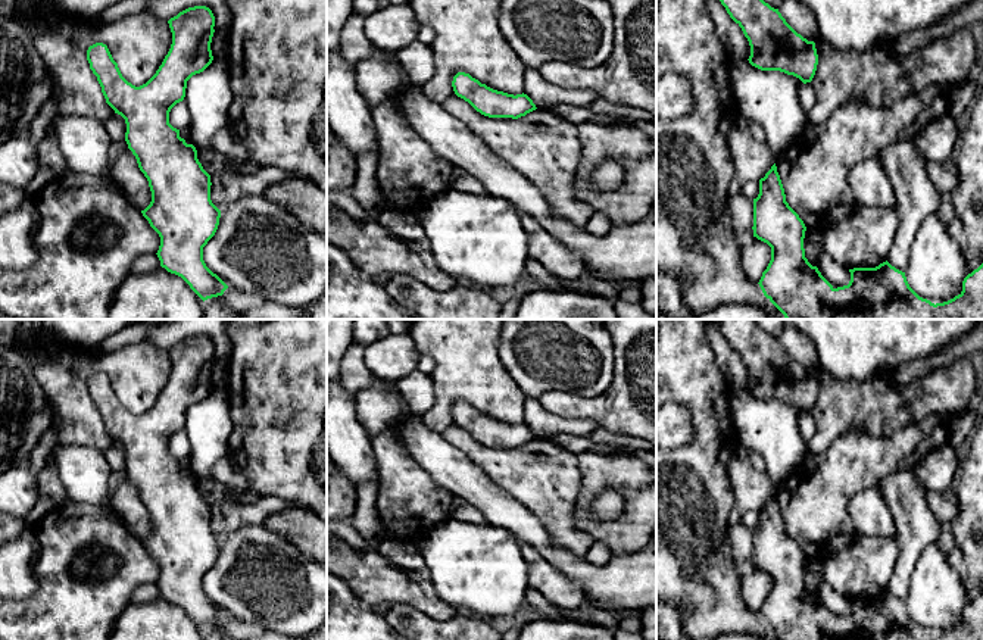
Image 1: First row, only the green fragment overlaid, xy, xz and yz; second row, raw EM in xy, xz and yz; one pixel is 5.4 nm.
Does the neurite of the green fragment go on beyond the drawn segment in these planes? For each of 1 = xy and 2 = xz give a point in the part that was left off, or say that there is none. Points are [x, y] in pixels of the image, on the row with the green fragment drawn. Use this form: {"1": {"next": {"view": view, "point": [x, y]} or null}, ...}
{"1": {"next": null}, "2": {"next": null}}

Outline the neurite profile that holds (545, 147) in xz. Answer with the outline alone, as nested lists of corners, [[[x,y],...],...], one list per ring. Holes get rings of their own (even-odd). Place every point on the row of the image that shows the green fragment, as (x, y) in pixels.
[[[456,94],[446,99],[441,107],[530,179],[556,216],[586,228],[595,209],[577,197],[574,187],[581,159],[577,124],[549,109],[536,109],[518,119],[489,118]]]

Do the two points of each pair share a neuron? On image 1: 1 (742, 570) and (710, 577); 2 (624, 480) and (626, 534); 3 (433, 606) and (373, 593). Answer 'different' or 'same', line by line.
1: different
2: same
3: same

